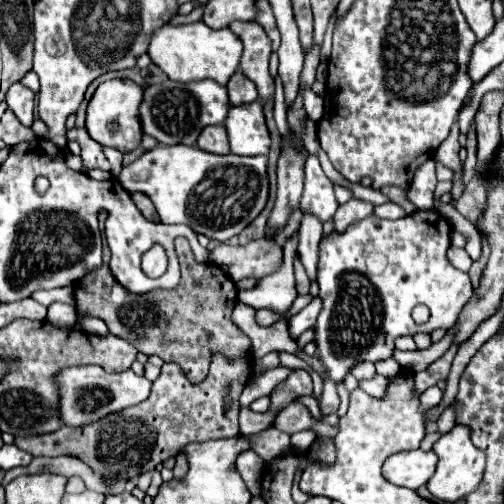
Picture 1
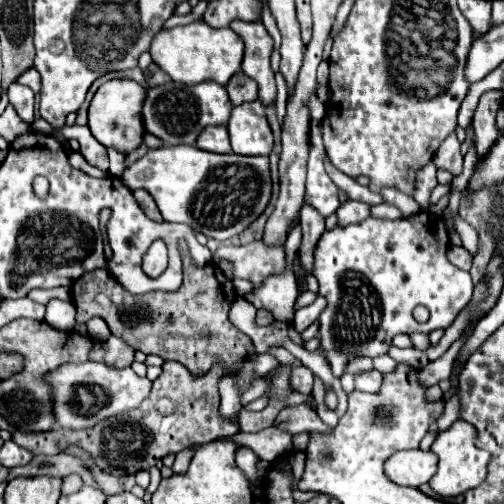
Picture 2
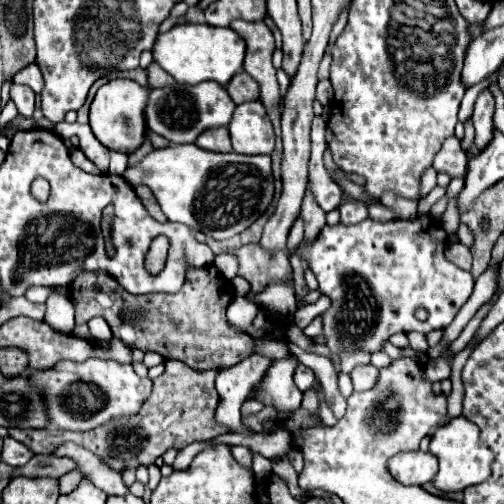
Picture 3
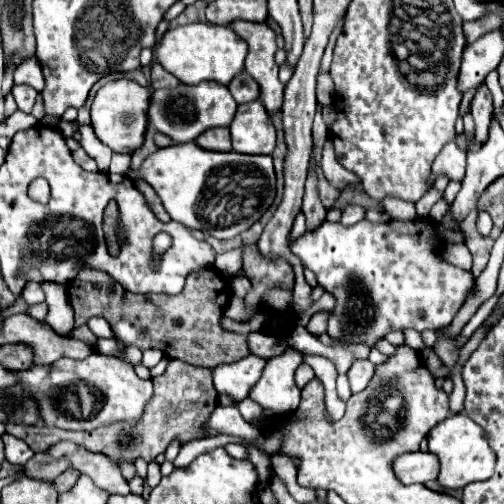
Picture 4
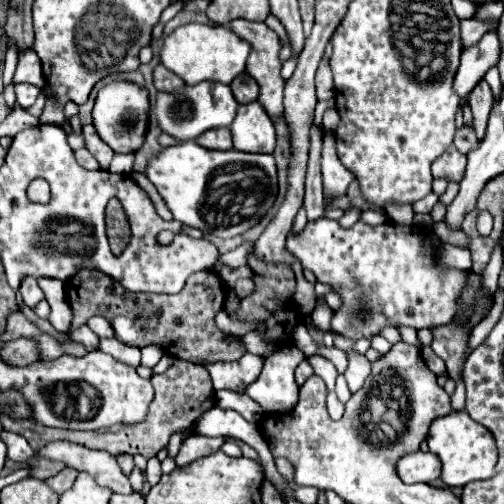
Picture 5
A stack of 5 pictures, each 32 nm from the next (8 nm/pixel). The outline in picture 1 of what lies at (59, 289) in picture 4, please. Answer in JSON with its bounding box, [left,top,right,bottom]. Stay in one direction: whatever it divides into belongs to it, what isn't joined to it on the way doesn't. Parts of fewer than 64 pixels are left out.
[46,304,76,328]

